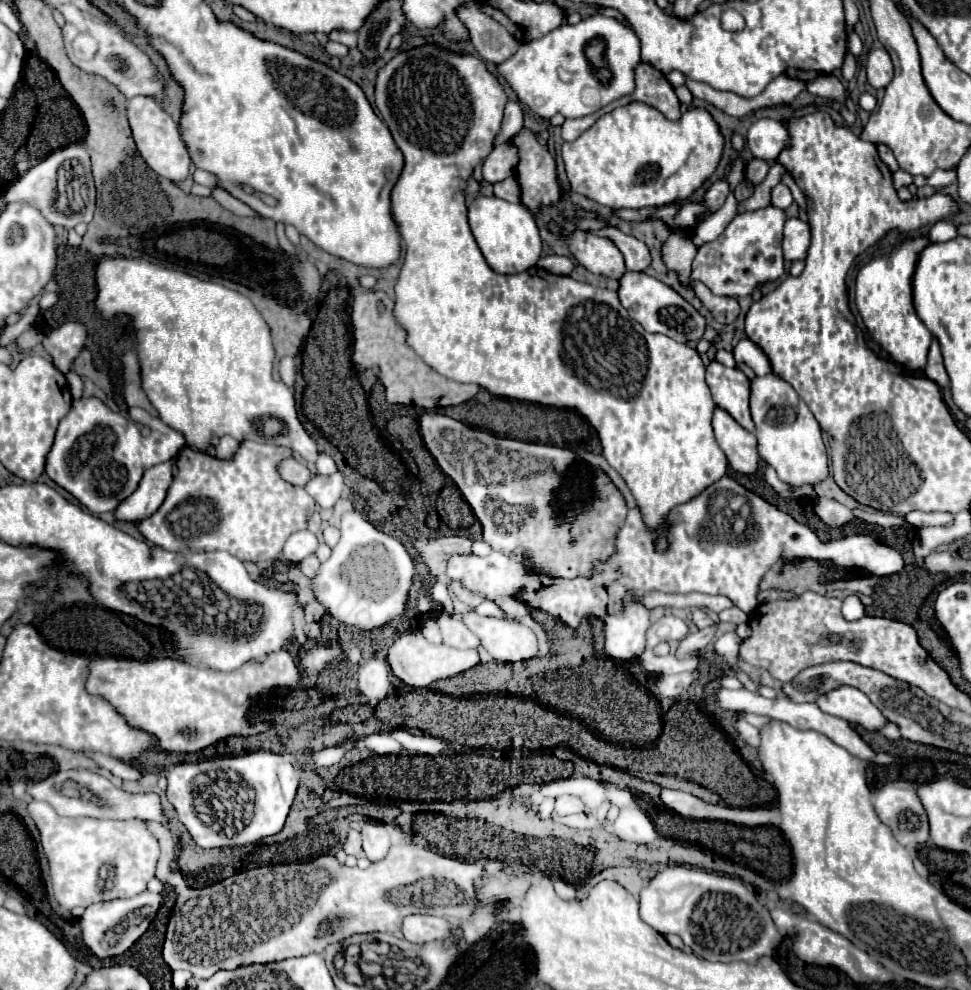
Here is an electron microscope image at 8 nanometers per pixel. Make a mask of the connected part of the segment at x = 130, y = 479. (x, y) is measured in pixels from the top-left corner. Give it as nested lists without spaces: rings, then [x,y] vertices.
[[[96,398],[72,402],[72,410],[60,420],[54,446],[46,460],[46,474],[68,490],[92,514],[116,510],[138,486],[146,468],[166,462],[182,450],[182,434],[154,418],[150,436],[142,436],[136,424],[112,412]]]

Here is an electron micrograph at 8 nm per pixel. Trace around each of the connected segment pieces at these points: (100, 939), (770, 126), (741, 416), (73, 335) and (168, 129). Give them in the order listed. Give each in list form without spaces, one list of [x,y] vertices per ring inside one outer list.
[[[146,890],[134,898],[106,900],[106,902],[98,902],[98,904],[88,906],[80,918],[84,944],[98,958],[112,958],[112,956],[124,954],[148,930],[150,922],[154,920],[154,916],[160,908],[160,902],[162,902],[160,894],[152,894]]]
[[[762,118],[756,120],[748,130],[748,148],[754,154],[754,158],[776,162],[776,158],[784,148],[788,148],[788,144],[790,144],[788,128],[778,120]]]
[[[712,362],[706,370],[706,382],[712,390],[712,398],[718,408],[726,410],[742,428],[754,432],[754,422],[748,408],[750,382],[738,368],[728,368],[720,362]]]
[[[66,322],[64,326],[52,330],[48,336],[44,336],[42,346],[52,356],[54,366],[68,374],[74,358],[80,354],[86,340],[86,330],[78,322]]]
[[[136,96],[128,100],[128,122],[132,128],[132,136],[136,142],[138,152],[146,160],[146,164],[162,178],[168,178],[172,182],[180,182],[190,172],[190,156],[184,148],[184,142],[180,140],[176,122],[162,110],[162,106],[148,96]]]

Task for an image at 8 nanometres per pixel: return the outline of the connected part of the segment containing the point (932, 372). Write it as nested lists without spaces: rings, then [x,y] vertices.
[[[934,338],[932,344],[930,344],[930,352],[928,352],[928,364],[924,368],[924,374],[936,382],[940,388],[946,388],[948,386],[948,374],[944,370],[944,364],[942,364],[942,354],[940,354],[940,344],[938,340]]]

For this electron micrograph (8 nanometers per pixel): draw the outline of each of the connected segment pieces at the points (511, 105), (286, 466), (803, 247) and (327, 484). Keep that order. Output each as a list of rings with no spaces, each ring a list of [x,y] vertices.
[[[510,100],[506,104],[506,110],[504,110],[504,122],[502,122],[502,128],[500,128],[500,134],[496,134],[496,142],[494,144],[500,144],[504,140],[510,140],[512,136],[516,136],[524,126],[524,112],[522,112],[522,106],[518,100]]]
[[[294,458],[282,460],[282,462],[278,464],[278,472],[280,472],[280,476],[282,476],[284,480],[294,482],[294,484],[300,484],[300,480],[302,480],[302,486],[304,486],[304,484],[310,480],[310,470],[308,470],[306,466],[298,464]]]
[[[800,218],[786,220],[782,248],[786,260],[804,260],[810,248],[810,226]]]
[[[336,472],[334,476],[314,476],[308,484],[306,484],[306,490],[308,494],[316,500],[318,506],[334,506],[334,502],[340,498],[340,492],[344,488],[344,480],[342,480],[342,474]]]

